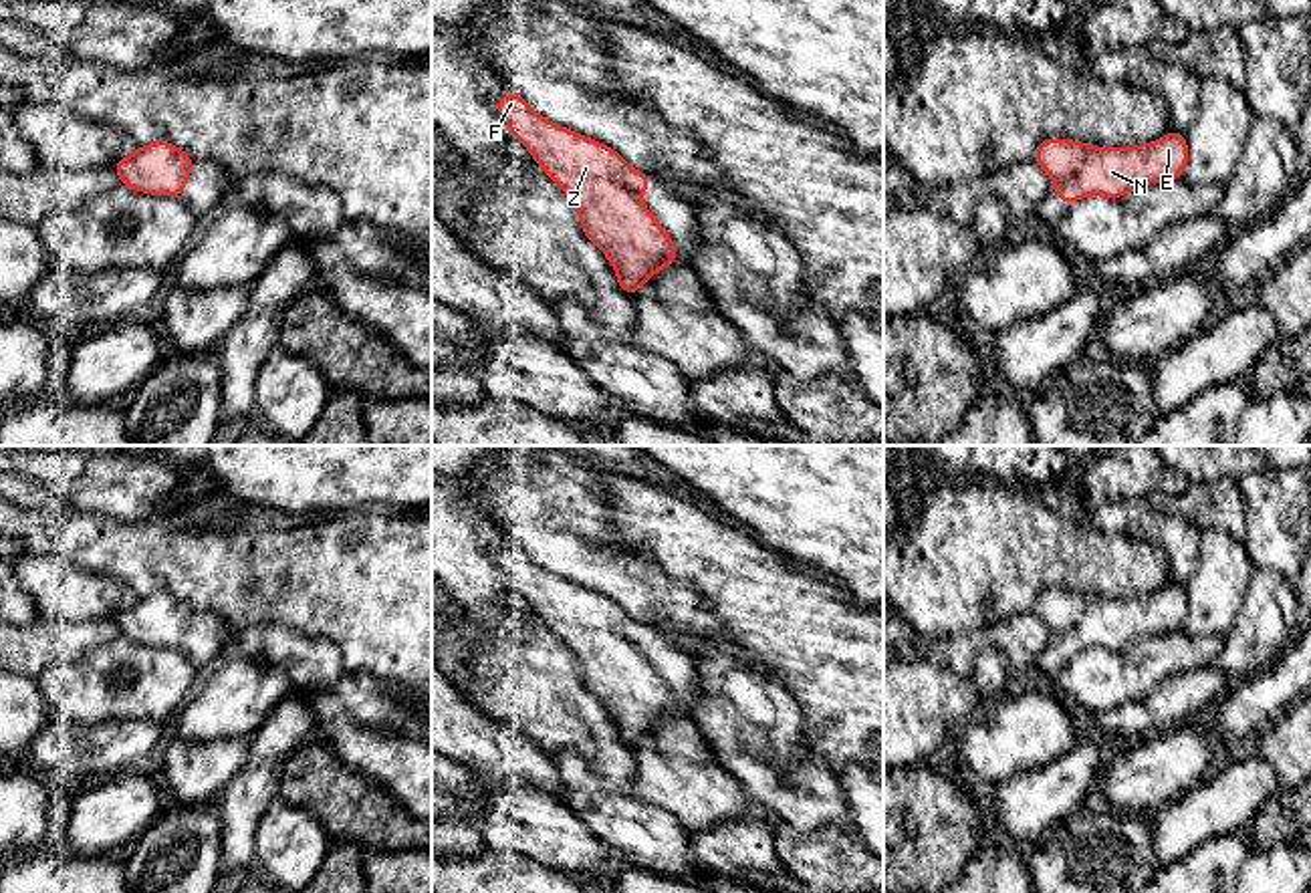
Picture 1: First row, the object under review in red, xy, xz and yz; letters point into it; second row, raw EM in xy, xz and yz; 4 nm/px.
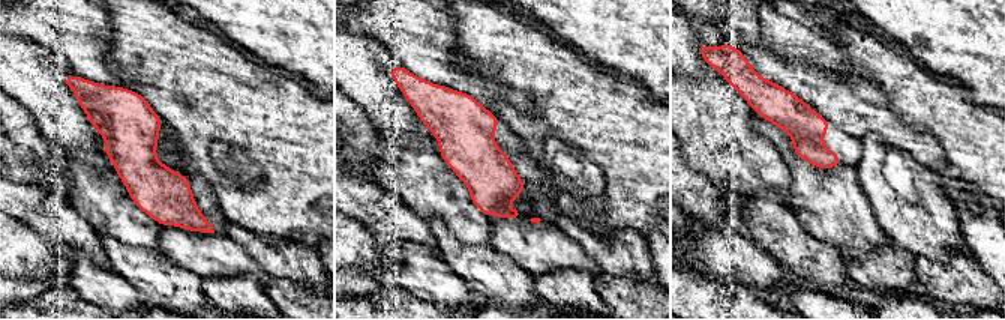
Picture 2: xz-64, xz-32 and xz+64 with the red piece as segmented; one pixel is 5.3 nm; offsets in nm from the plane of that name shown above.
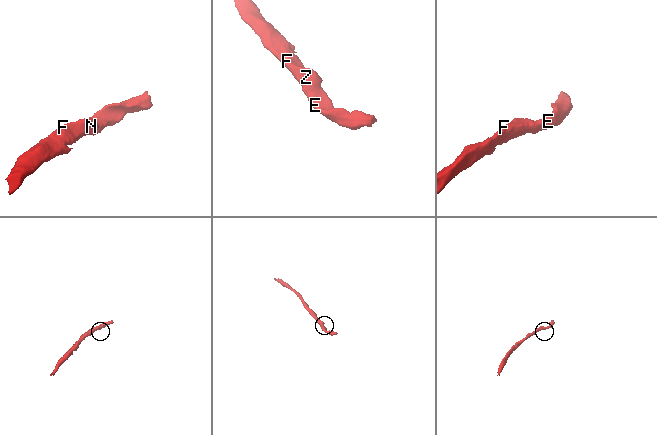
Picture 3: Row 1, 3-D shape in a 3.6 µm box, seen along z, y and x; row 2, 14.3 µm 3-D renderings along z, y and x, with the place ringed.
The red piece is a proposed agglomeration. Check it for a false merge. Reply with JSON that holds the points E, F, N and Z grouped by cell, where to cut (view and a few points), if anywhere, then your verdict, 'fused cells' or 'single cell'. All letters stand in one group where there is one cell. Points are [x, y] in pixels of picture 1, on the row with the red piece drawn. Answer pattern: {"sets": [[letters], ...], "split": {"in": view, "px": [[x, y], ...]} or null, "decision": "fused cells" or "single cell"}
{"sets": [["E", "F", "N", "Z"]], "split": null, "decision": "single cell"}

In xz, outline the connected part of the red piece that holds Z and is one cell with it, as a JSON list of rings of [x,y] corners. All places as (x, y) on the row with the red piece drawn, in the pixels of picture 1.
[[[516,91],[490,103],[573,202],[585,238],[605,254],[623,294],[631,298],[656,272],[676,262],[674,240],[641,204],[649,173],[631,167],[613,147],[551,123]]]

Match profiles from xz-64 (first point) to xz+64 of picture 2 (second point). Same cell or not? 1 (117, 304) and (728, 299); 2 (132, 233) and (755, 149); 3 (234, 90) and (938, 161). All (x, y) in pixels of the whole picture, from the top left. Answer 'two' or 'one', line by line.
1: two
2: one
3: two

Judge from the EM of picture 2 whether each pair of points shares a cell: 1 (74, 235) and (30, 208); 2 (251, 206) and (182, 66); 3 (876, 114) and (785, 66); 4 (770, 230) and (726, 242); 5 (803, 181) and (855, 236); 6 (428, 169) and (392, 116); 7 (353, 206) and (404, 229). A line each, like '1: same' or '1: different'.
1: same
2: same
3: same
4: different
5: same
6: different
7: same

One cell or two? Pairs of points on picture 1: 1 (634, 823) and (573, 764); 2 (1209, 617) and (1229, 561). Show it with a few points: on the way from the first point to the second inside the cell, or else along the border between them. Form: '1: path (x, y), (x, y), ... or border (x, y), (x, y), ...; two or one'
1: path (618, 817), (581, 781); one
2: path (1213, 603), (1223, 575); one

